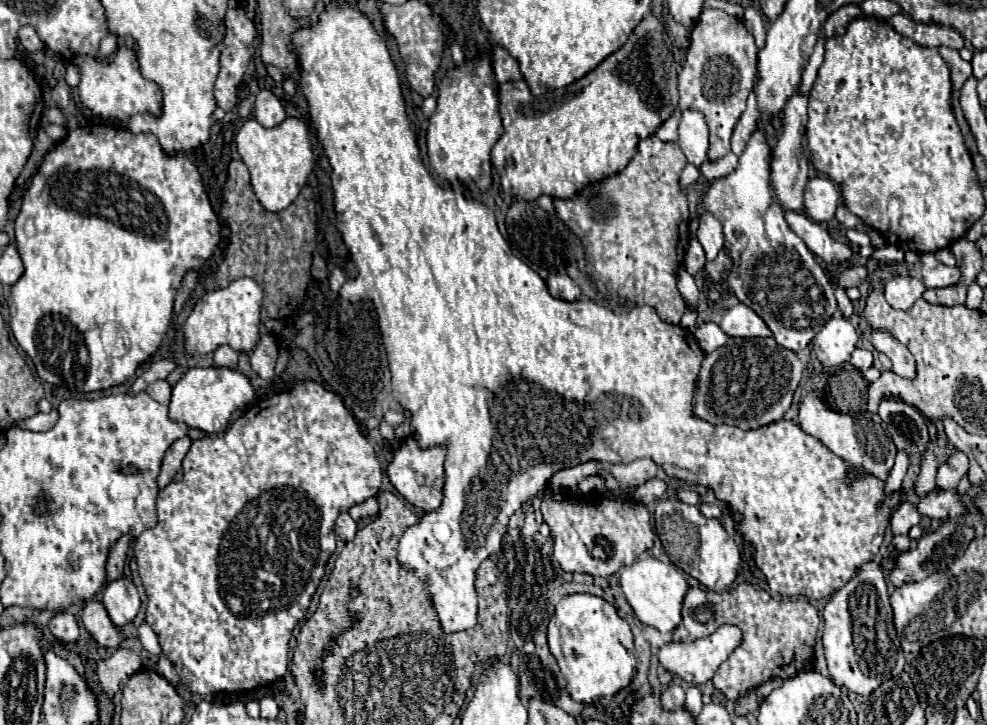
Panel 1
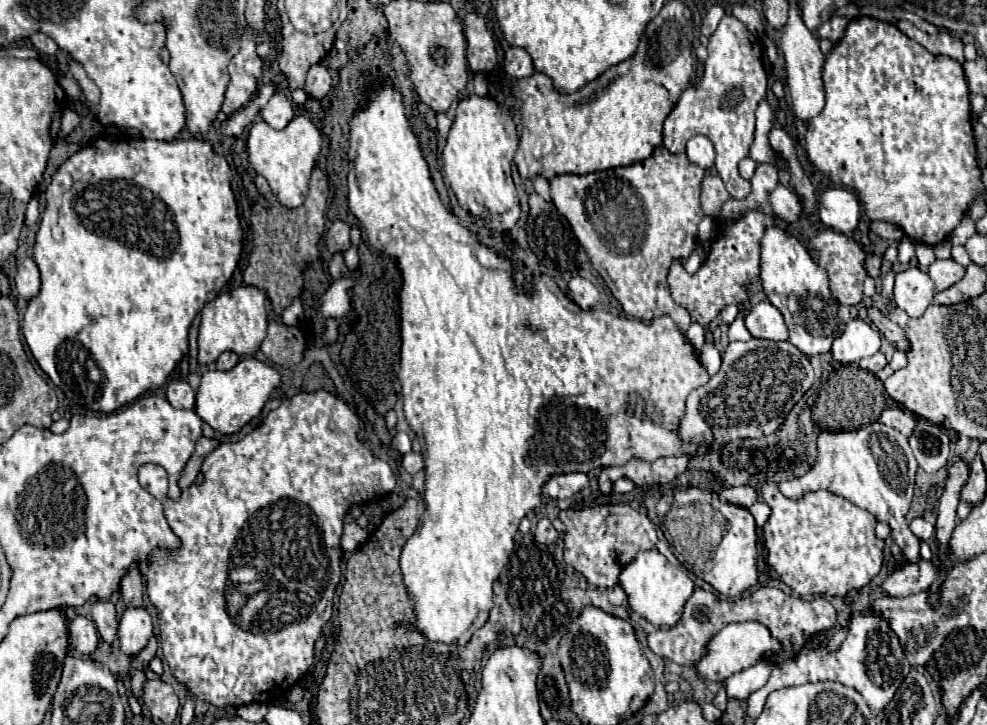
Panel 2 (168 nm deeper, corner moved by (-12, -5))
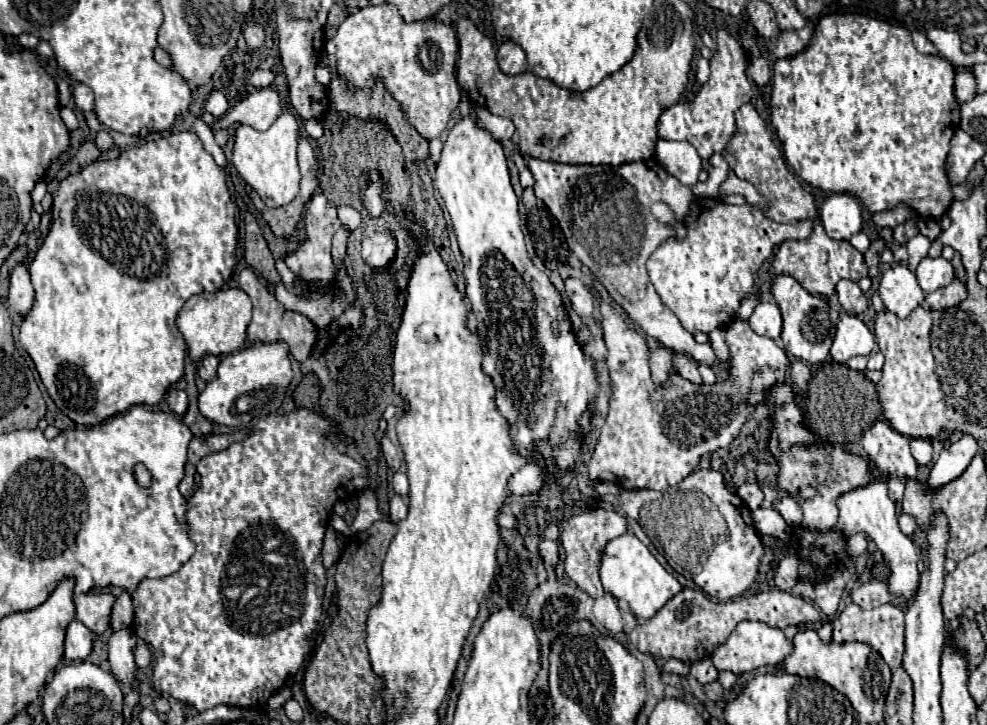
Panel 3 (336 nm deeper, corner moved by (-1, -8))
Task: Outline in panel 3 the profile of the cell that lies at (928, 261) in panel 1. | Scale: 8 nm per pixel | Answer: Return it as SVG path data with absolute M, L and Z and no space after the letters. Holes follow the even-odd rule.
M938 256L938 258L924 258L918 264L918 268L916 268L916 278L918 278L920 288L926 294L930 294L930 292L934 292L938 288L948 286L954 280L954 268L942 256Z

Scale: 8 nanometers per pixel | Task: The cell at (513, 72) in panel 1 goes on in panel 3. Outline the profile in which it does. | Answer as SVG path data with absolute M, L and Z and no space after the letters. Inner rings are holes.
M504 42L498 48L498 64L504 74L522 74L526 72L526 54L514 42Z

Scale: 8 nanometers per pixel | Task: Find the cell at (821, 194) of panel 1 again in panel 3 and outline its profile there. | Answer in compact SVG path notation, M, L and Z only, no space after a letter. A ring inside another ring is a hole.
M832 194L820 206L820 220L832 240L850 240L862 230L862 206L852 194Z

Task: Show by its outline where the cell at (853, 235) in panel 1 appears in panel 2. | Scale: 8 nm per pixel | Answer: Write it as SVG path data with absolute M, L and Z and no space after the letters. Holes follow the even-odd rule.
M903 239L903 241L897 243L897 253L899 253L901 263L909 263L915 257L915 245L911 241Z

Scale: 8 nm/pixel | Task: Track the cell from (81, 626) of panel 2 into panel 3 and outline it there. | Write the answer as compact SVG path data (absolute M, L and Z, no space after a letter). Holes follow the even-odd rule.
M72 620L70 626L66 628L66 650L64 650L64 658L68 660L86 660L92 652L92 632L80 624L78 620Z

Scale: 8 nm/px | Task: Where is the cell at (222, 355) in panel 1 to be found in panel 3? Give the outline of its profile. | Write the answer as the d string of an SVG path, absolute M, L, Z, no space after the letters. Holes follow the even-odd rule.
M206 356L198 362L198 376L204 382L210 382L216 378L216 368L218 368L218 358L216 356Z

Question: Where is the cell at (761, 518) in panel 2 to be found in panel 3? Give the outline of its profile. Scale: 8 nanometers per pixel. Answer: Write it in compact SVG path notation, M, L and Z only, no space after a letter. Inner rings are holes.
M758 508L752 512L754 518L754 526L760 534L768 534L780 540L788 540L790 538L790 526L786 524L786 520L772 508Z

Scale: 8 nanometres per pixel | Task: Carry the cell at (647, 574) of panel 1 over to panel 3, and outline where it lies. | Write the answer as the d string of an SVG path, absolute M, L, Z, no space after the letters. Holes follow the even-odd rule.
M624 532L604 546L600 562L600 582L606 592L610 592L618 600L628 602L630 610L644 620L652 618L672 596L682 590L680 582L662 568L662 564L632 532Z

